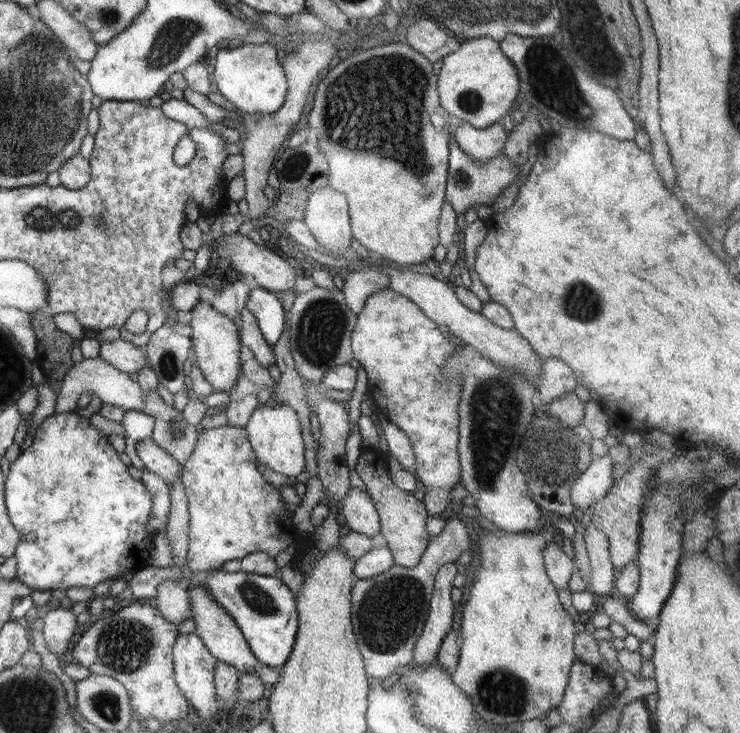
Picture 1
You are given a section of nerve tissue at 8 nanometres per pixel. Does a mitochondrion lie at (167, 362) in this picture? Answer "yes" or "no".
yes

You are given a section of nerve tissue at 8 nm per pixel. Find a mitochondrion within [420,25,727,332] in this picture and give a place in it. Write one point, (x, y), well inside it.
(570, 105)

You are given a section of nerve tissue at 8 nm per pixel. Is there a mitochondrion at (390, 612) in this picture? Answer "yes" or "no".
yes

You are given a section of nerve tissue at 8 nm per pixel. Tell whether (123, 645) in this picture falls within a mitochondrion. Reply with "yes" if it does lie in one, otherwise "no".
yes

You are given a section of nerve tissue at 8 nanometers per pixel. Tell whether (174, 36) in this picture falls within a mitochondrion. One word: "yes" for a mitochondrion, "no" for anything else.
yes

